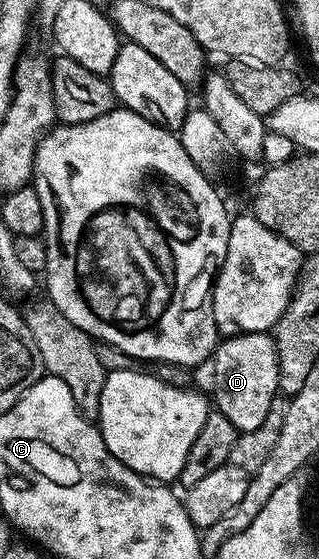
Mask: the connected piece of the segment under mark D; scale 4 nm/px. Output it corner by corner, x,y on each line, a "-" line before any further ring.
243,333
222,338
211,356
213,363
212,406
238,433
259,429
267,418
269,410
278,402
279,361
277,360
277,340
272,334

